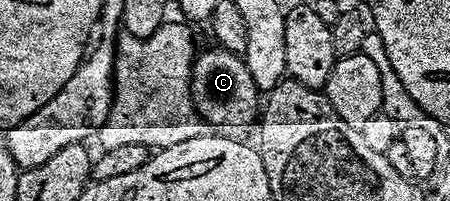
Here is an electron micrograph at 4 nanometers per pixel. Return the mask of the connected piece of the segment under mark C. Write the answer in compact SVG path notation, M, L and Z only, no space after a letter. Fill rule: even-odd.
M212 48L196 55L193 59L193 77L189 79L189 88L194 107L210 127L221 128L217 126L245 126L248 122L256 123L259 118L259 91L251 72L247 72L247 64L244 57L239 54L233 54L230 50Z

